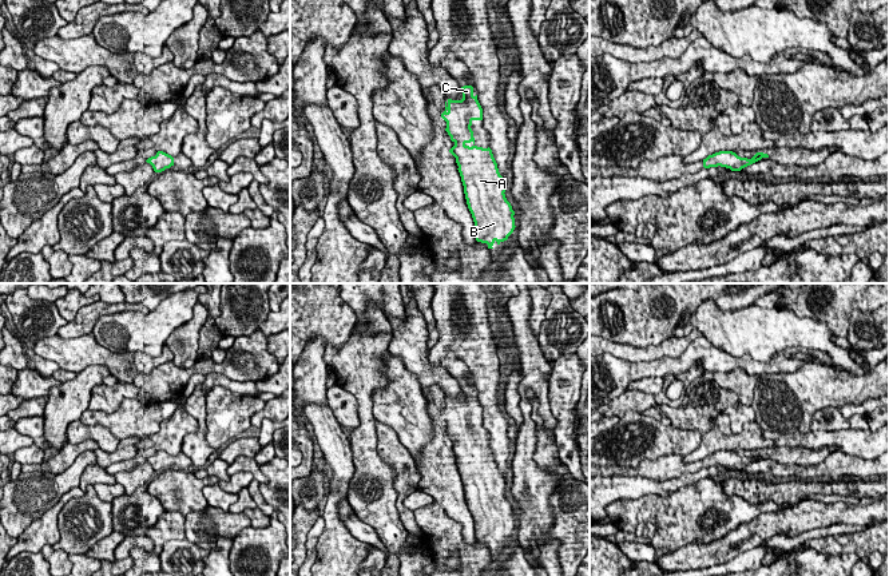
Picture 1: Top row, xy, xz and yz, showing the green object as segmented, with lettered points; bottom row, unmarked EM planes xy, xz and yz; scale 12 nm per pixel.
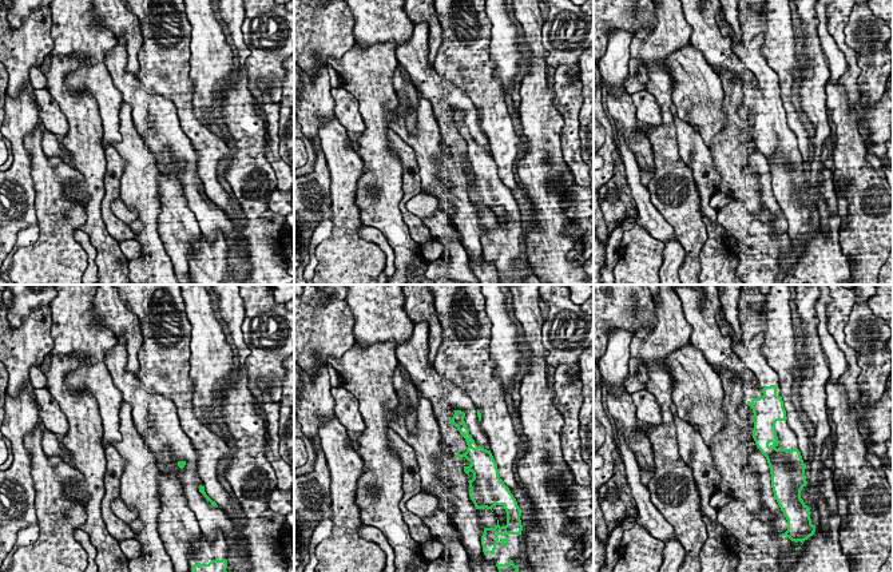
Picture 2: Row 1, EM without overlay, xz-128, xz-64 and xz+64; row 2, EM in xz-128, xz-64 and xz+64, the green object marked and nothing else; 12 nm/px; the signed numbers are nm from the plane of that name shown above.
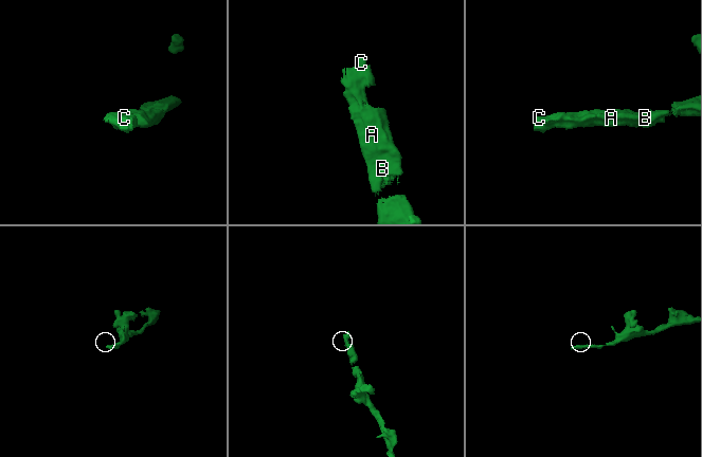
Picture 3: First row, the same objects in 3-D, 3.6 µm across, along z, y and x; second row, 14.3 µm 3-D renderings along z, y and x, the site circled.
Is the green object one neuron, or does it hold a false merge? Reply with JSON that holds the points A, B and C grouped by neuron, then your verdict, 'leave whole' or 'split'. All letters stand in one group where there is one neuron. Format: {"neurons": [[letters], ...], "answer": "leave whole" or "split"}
{"neurons": [["A", "B", "C"]], "answer": "leave whole"}

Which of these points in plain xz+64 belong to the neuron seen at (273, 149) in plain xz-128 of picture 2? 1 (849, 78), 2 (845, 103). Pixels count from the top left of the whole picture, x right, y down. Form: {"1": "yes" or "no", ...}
{"1": "no", "2": "no"}

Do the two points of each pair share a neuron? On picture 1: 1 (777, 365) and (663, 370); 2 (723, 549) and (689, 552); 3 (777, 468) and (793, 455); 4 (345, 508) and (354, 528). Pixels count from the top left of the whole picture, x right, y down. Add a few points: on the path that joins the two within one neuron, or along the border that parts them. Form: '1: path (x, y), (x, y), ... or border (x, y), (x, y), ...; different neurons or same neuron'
1: path (749, 364), (725, 362), (710, 357), (691, 357); same neuron
2: path (715, 552), (697, 552); same neuron
3: border (769, 456), (780, 463), (813, 464); different neurons
4: path (346, 513), (353, 523); same neuron

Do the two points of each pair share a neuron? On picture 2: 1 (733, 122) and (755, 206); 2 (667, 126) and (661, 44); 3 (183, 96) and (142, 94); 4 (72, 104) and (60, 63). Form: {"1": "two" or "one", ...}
{"1": "one", "2": "one", "3": "two", "4": "one"}

